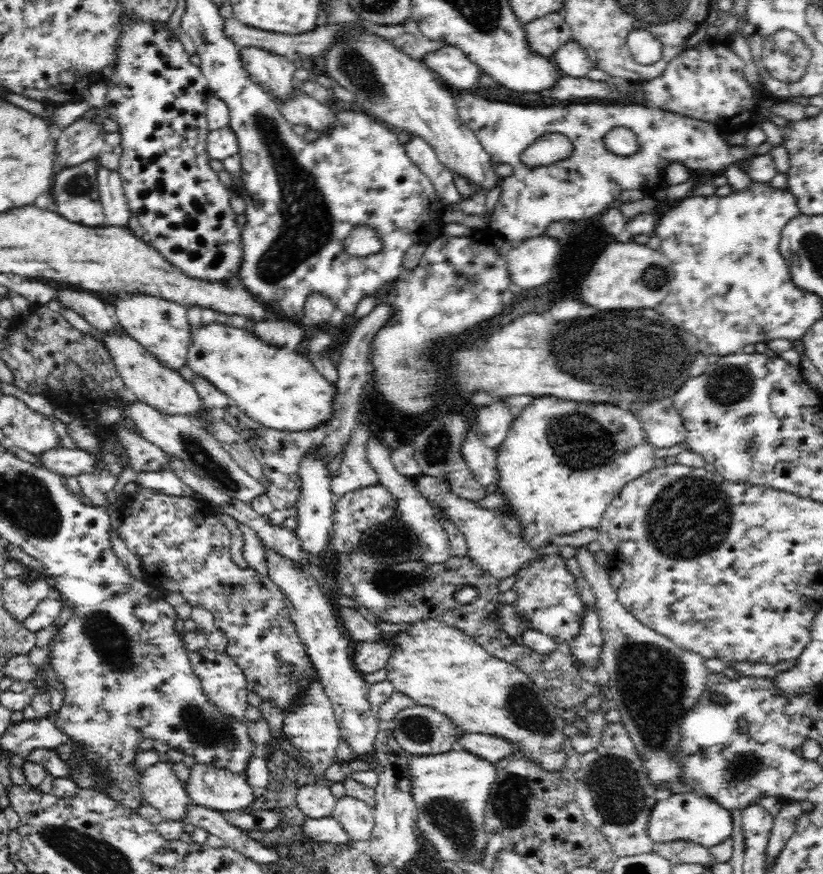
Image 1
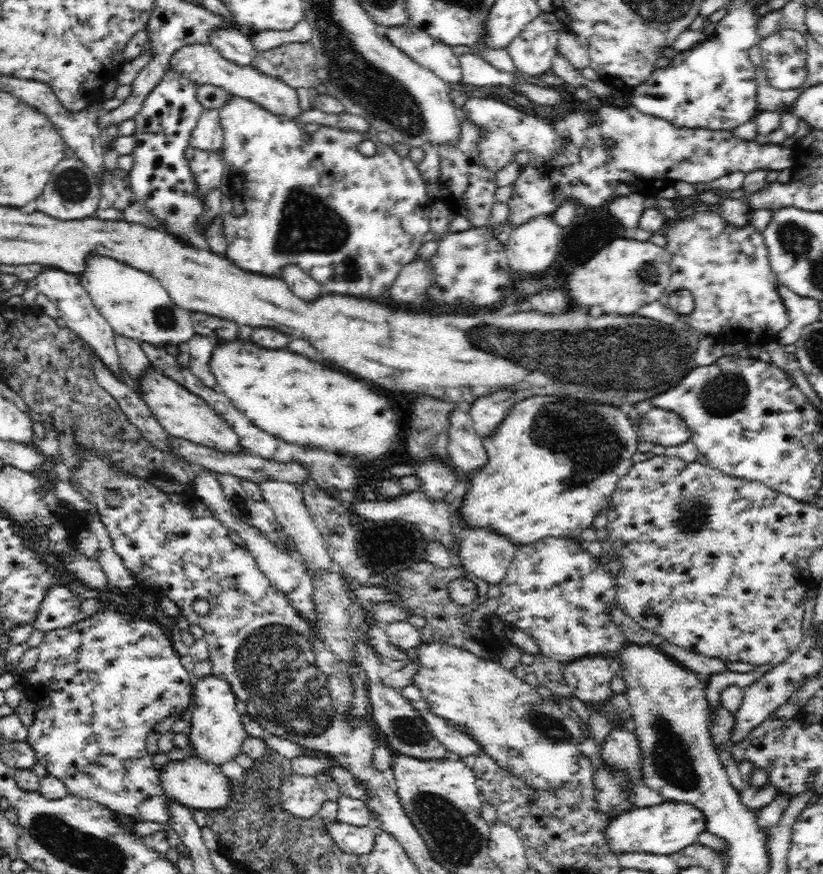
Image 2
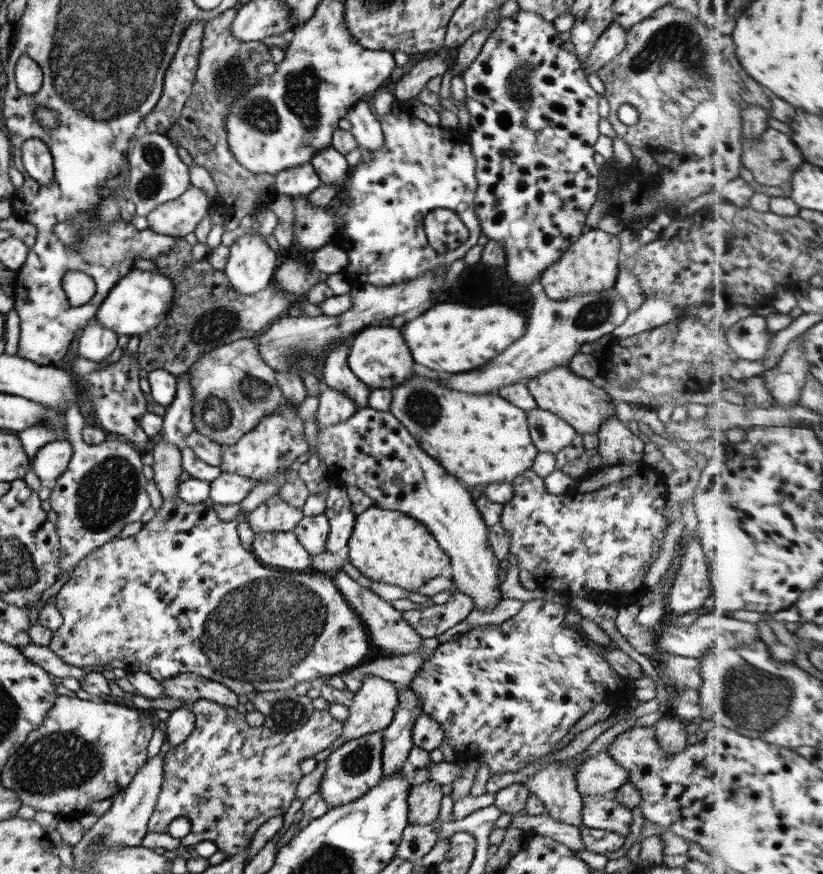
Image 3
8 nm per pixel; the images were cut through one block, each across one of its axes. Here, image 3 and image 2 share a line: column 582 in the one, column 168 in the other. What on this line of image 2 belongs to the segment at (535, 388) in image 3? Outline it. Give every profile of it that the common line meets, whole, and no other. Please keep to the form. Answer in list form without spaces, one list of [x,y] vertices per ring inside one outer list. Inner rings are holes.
[[[153,366],[147,374],[137,381],[141,400],[151,409],[161,427],[172,437],[185,438],[202,446],[208,446],[218,452],[243,452],[240,436],[226,419],[214,411],[201,397],[188,391],[180,383],[162,375]]]

